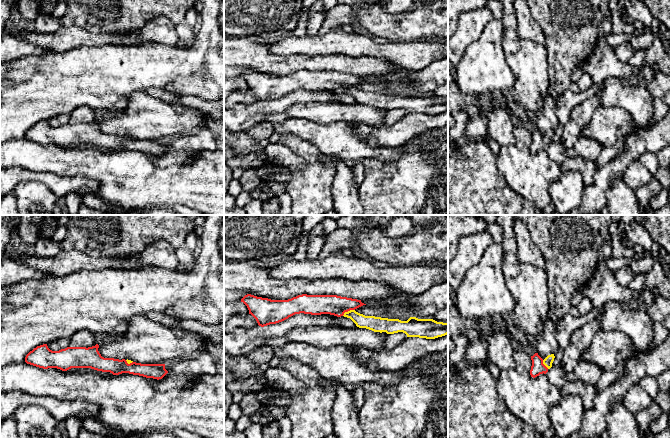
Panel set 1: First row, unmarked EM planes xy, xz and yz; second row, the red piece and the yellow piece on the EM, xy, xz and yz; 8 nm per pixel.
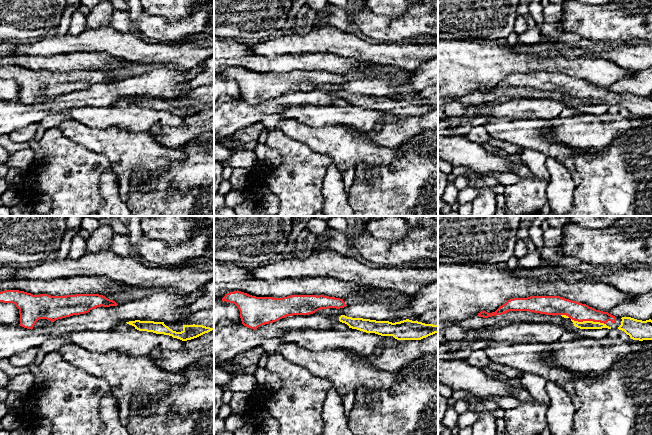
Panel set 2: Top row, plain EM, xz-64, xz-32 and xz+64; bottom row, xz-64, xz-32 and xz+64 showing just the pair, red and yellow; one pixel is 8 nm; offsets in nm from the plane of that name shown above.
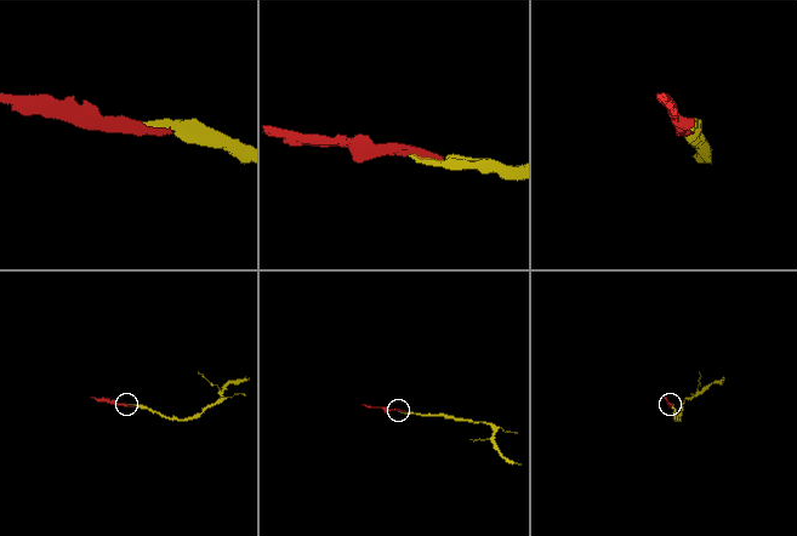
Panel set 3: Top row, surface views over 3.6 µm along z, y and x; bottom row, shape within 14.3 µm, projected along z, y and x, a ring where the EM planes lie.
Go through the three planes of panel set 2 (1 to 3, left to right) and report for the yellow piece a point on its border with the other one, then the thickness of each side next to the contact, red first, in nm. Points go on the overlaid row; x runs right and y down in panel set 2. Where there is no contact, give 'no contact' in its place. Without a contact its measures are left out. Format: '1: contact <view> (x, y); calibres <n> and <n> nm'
1: no contact
2: no contact
3: contact xz+64 (588, 320); calibres 150 and 60 nm

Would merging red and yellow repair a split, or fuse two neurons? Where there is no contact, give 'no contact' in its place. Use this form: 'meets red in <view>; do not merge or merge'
meets red in xz; merge

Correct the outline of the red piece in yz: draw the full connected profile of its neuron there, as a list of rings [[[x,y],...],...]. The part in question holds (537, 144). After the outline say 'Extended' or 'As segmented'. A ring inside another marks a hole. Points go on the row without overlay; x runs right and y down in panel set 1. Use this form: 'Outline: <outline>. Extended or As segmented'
Outline: [[[535,129],[531,132],[532,142],[530,146],[531,153],[535,154],[540,150],[546,150],[548,146],[552,143],[552,139],[554,137],[554,130],[548,131],[544,136]]]. Extended

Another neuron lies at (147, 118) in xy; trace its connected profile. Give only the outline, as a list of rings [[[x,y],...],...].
[[[140,91],[130,95],[130,101],[127,107],[121,110],[120,116],[100,120],[98,127],[104,134],[128,135],[141,140],[172,140],[200,129],[205,115],[208,114],[190,107],[186,107],[182,113],[178,113],[172,103]]]

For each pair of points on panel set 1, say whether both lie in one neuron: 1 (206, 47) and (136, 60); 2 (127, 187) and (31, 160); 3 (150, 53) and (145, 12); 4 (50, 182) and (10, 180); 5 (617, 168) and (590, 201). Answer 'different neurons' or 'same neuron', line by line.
1: same neuron
2: same neuron
3: different neurons
4: same neuron
5: same neuron

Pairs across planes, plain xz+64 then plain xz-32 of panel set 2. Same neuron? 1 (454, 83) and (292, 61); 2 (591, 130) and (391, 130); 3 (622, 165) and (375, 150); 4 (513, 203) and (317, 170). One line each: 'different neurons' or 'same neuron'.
1: same neuron
2: same neuron
3: different neurons
4: same neuron

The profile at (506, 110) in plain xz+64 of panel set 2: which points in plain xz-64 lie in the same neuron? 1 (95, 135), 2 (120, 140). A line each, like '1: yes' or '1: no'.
1: no
2: no

